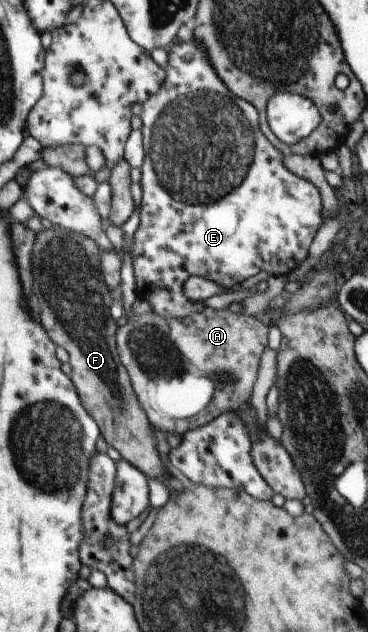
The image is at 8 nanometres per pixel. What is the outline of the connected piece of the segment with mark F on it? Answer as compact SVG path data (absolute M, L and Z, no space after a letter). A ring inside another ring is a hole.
M52 225L36 232L30 253L30 269L33 275L33 299L37 299L37 315L45 331L49 331L48 335L52 338L52 342L68 353L67 363L70 365L68 378L75 384L85 411L99 425L101 437L116 449L124 460L133 464L133 467L144 472L152 480L159 480L168 487L169 491L181 490L183 489L181 484L167 473L160 460L152 426L139 405L126 369L119 361L114 340L117 326L108 314L112 298L100 273L100 250L89 236L70 232L61 226Z

